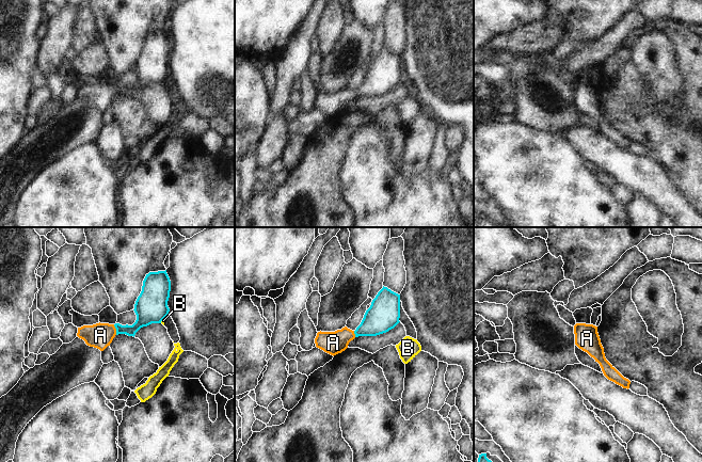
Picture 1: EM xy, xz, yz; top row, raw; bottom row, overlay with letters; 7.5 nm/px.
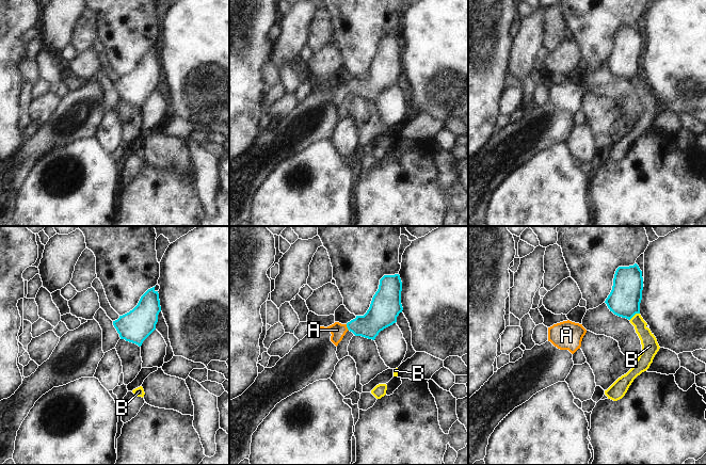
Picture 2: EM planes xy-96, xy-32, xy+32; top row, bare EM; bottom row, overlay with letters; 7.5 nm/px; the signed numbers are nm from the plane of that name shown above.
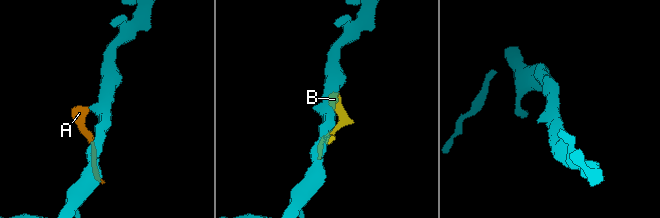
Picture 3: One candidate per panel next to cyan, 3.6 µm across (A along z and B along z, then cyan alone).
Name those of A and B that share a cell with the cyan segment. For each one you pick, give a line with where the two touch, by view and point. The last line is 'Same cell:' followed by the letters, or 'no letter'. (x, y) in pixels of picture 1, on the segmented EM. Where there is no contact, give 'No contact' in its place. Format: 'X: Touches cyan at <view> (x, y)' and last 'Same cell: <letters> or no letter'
A: Touches cyan at xy (116, 330)
Same cell: A.

